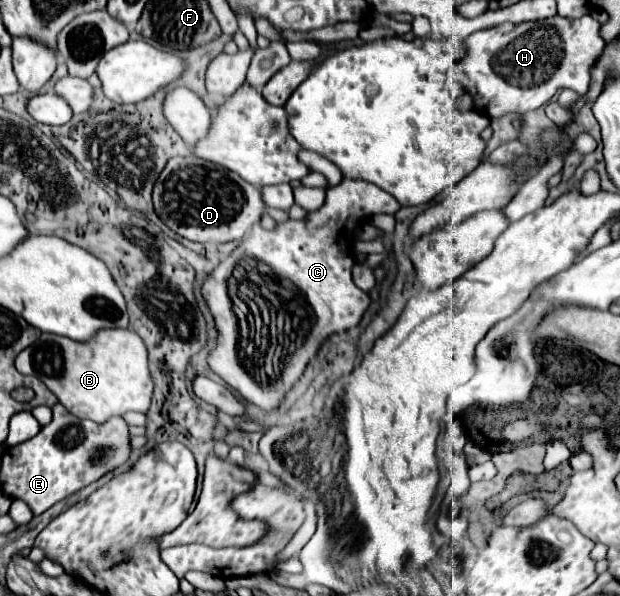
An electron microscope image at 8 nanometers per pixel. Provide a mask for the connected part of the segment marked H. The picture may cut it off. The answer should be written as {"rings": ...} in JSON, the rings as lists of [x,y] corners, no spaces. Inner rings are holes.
{"rings":[[[554,16],[538,22],[500,24],[472,32],[464,40],[464,56],[454,64],[456,80],[474,98],[474,108],[478,112],[496,118],[504,114],[524,114],[536,110],[548,104],[560,88],[572,88],[580,96],[584,96],[590,84],[590,66],[596,62],[596,56],[600,56],[604,50],[600,26],[602,24],[592,16],[582,16],[576,20]]]}

